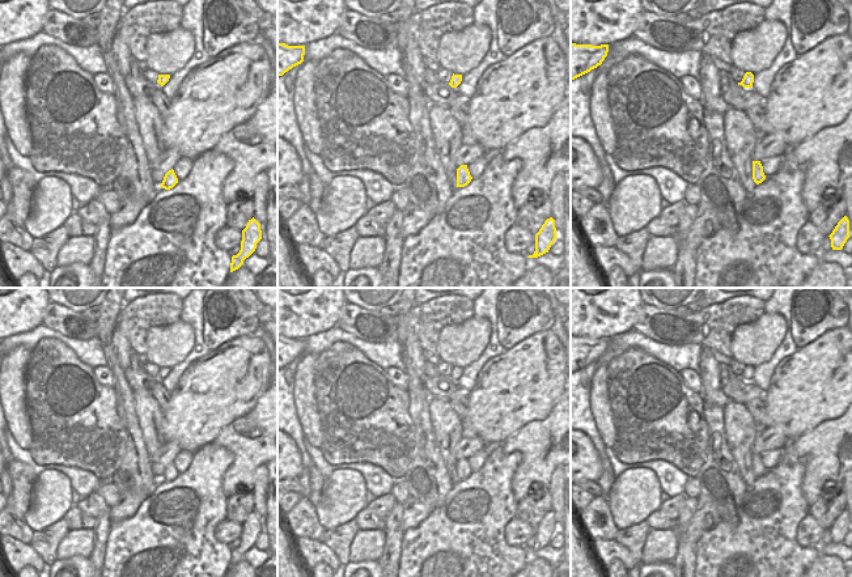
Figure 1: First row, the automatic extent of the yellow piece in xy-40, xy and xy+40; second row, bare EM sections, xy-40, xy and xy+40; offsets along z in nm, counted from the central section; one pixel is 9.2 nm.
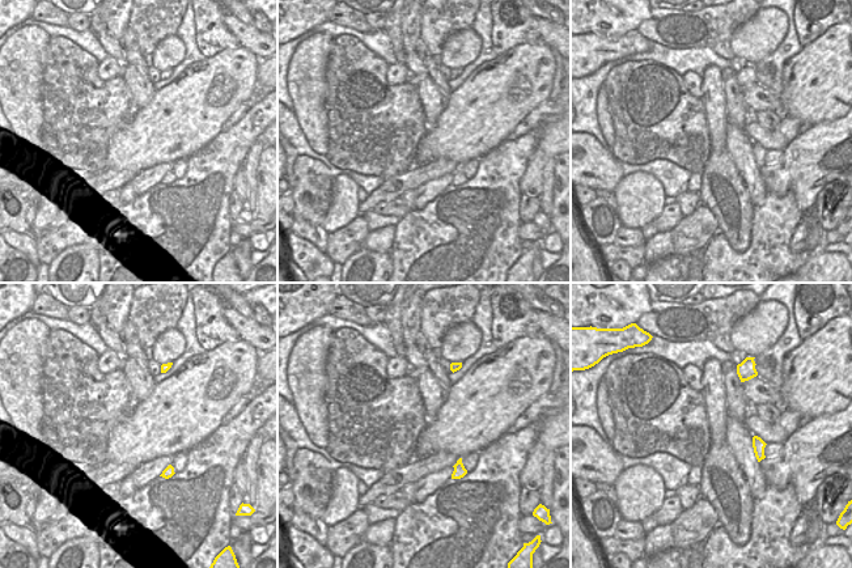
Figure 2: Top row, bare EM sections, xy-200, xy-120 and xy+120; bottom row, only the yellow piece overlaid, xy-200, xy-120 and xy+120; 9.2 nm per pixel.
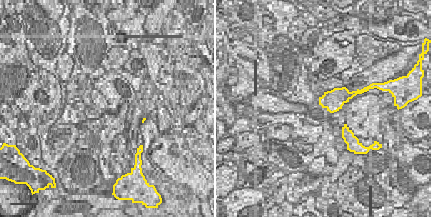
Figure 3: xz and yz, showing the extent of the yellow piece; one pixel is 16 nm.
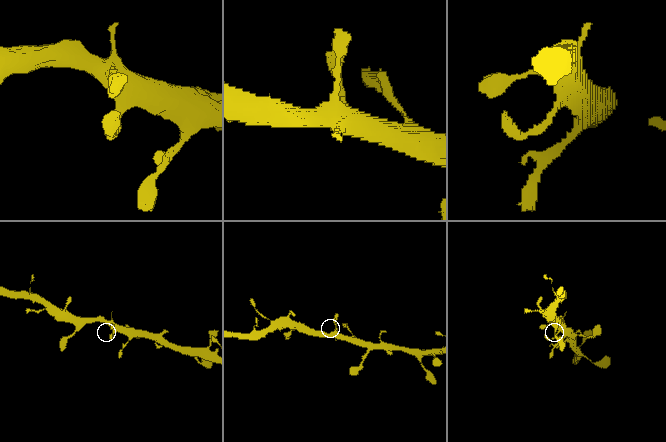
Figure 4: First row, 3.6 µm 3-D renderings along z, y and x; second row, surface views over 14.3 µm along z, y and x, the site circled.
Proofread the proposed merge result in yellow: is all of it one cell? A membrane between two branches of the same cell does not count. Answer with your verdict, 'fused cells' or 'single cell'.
single cell

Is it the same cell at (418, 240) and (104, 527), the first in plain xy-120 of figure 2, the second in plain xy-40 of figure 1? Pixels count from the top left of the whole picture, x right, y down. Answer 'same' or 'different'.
different

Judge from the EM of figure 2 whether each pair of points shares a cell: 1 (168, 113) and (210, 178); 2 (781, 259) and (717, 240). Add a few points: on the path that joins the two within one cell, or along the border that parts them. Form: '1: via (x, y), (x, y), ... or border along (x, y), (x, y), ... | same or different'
1: border along (219, 134), (186, 160) | different
2: via (764, 259), (734, 259), (732, 257) | same

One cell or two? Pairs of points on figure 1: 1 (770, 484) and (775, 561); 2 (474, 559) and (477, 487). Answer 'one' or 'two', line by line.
1: one
2: one

